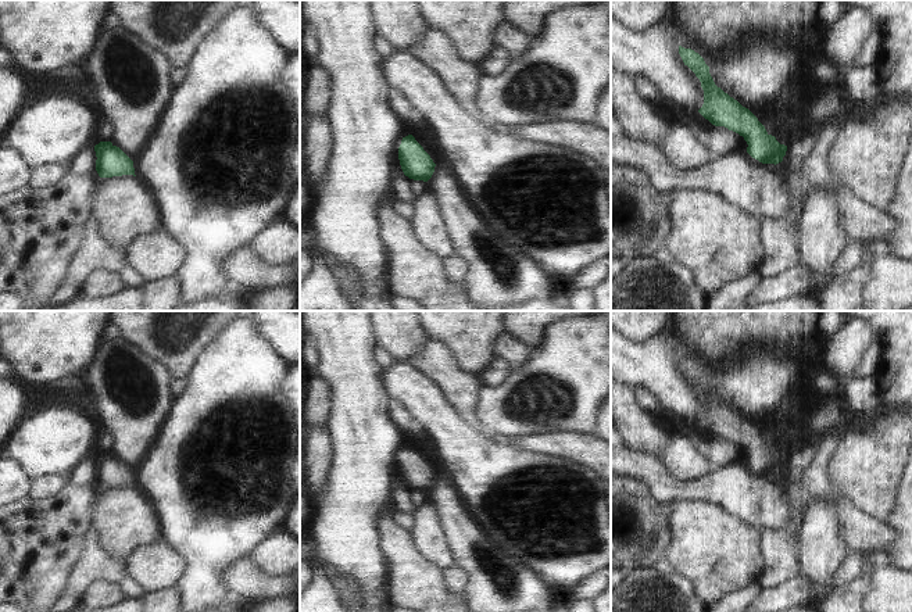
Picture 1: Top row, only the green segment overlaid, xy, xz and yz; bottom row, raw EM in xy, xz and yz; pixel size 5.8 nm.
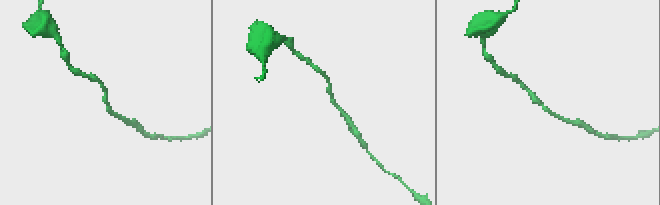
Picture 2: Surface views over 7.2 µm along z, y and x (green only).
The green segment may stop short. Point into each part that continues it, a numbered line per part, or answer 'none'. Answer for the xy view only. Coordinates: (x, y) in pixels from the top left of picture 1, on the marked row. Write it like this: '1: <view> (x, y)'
none.

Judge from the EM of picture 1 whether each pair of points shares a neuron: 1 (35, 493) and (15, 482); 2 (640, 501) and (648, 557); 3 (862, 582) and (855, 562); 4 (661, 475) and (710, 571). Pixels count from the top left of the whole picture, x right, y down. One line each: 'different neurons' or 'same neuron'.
1: different neurons
2: same neuron
3: different neurons
4: different neurons

